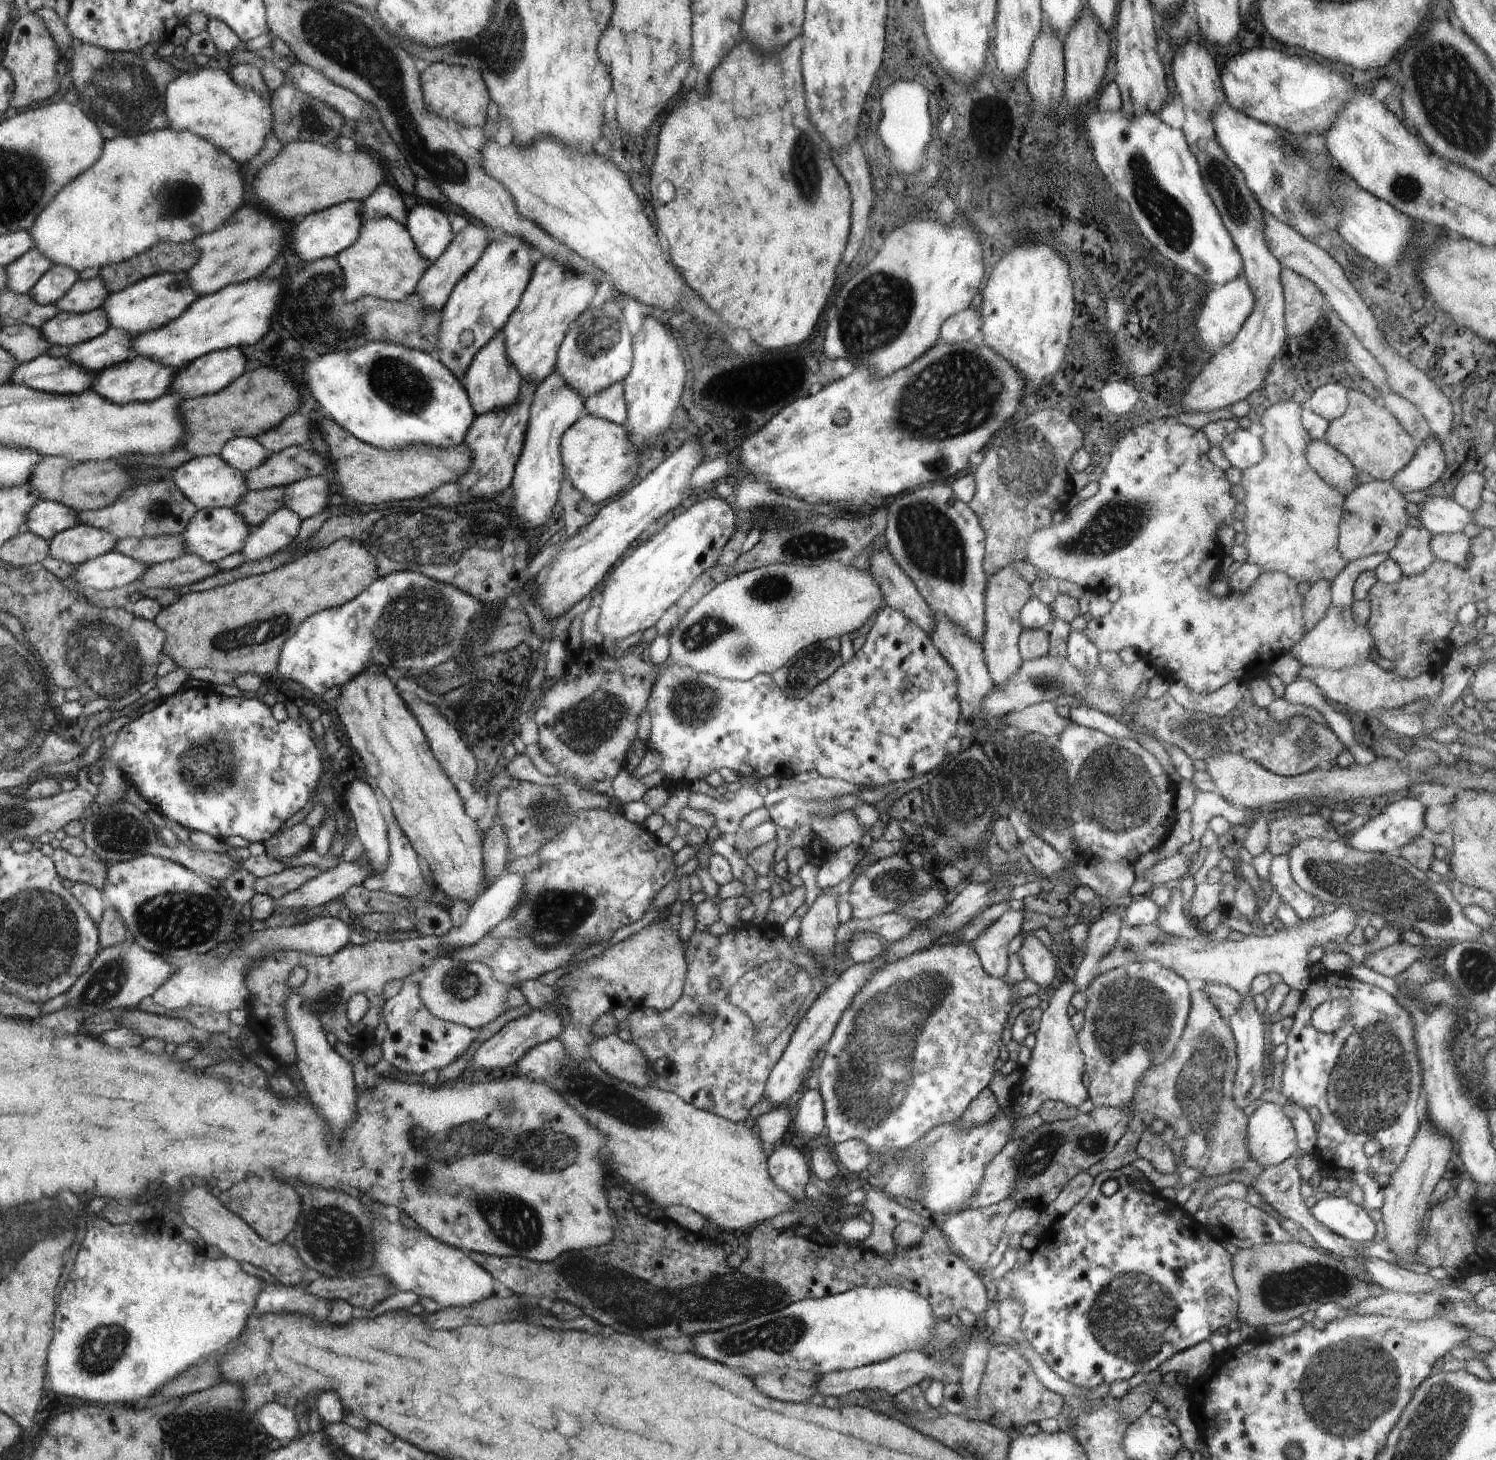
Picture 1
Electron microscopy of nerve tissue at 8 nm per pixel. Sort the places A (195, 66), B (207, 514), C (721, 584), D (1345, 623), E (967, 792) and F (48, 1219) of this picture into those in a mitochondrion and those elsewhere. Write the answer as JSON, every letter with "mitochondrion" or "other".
{"A":"other","B":"other","C":"other","D":"mitochondrion","E":"mitochondrion","F":"mitochondrion"}

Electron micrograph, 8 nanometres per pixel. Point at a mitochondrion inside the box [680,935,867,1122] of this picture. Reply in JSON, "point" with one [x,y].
{"point":[760,1017]}

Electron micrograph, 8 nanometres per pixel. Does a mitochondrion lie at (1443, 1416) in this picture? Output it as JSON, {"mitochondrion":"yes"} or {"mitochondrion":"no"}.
{"mitochondrion":"yes"}

